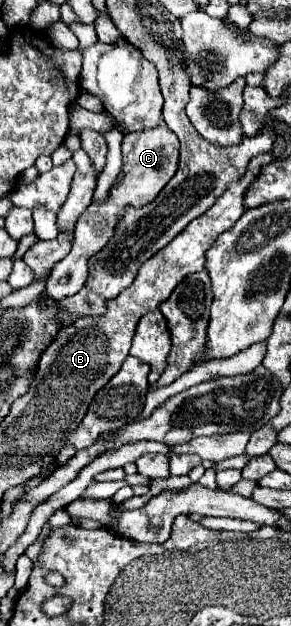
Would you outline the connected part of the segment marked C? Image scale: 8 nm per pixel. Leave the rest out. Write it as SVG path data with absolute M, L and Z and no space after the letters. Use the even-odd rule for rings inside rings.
M157 126L157 128L141 130L141 132L129 132L123 136L121 172L119 172L107 200L92 201L87 210L79 217L73 231L71 252L53 266L53 272L47 278L47 290L45 290L47 296L65 298L69 294L75 294L83 286L83 282L77 282L77 280L87 280L89 258L93 258L97 252L101 252L103 246L109 242L109 238L113 236L115 228L125 212L125 206L141 208L141 206L153 202L159 196L159 192L165 188L165 184L175 176L177 160L179 160L179 142L177 142L177 136L167 126Z

